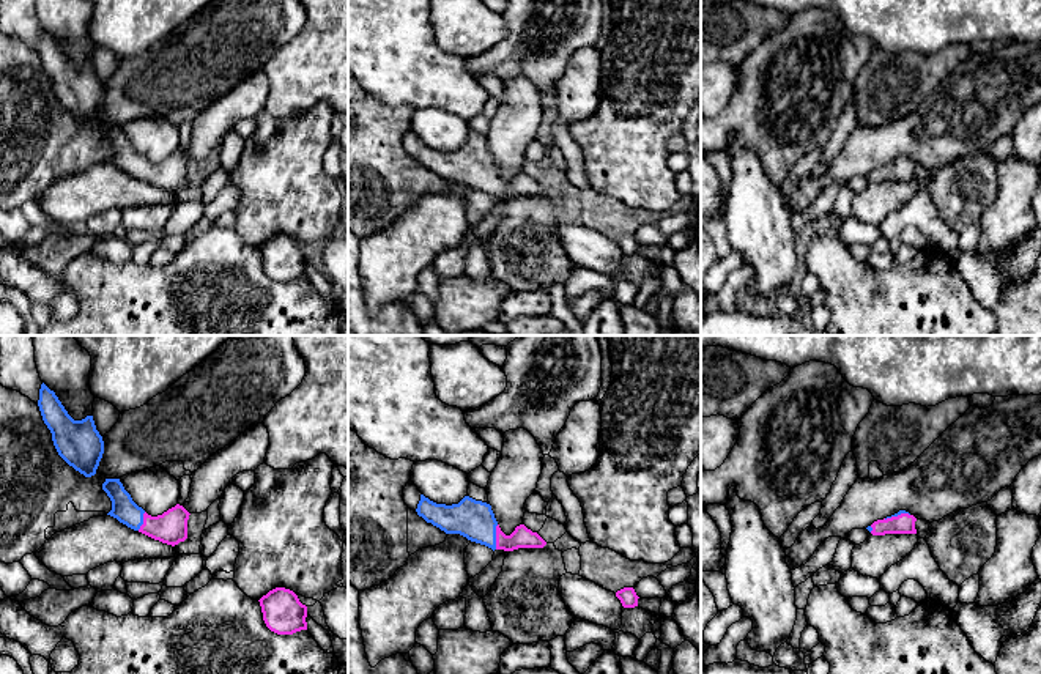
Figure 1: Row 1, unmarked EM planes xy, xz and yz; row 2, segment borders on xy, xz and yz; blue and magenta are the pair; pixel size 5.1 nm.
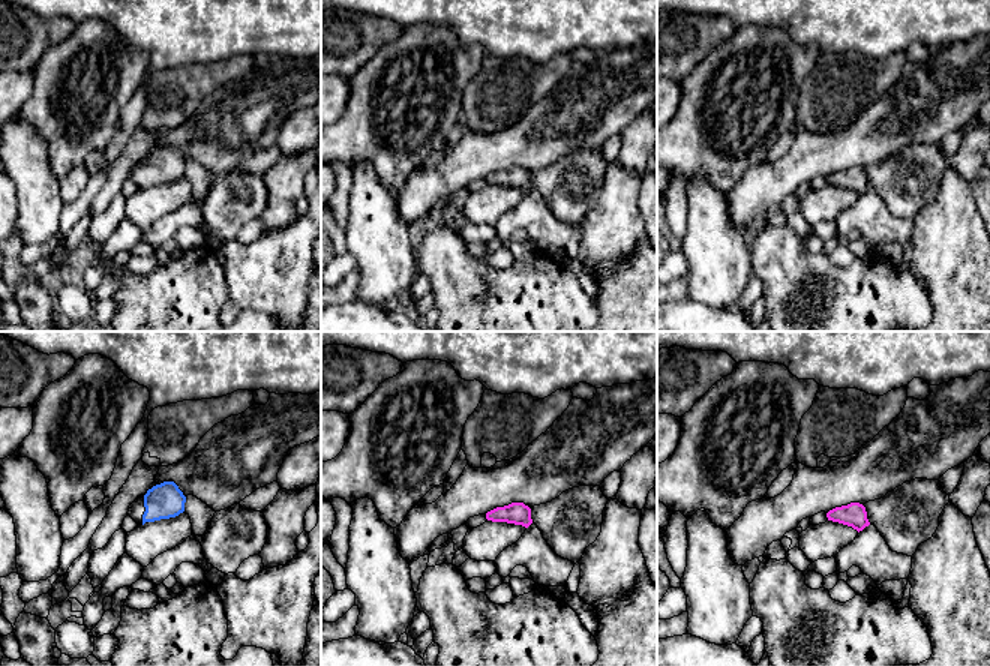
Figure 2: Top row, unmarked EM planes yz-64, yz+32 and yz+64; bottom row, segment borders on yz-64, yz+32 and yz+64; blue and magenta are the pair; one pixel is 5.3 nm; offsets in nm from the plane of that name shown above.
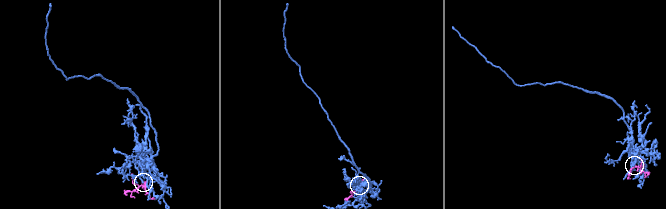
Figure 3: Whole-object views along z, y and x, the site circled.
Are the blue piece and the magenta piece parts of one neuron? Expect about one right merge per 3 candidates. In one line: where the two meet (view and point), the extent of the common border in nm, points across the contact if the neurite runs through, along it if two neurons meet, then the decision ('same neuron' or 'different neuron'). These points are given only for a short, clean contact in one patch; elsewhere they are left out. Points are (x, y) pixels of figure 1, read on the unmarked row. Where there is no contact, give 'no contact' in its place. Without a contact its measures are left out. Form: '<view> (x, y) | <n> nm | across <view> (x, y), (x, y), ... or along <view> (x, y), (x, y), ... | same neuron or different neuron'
xz (495, 185) | 130 nm | across xz (474, 167), (495, 185), (522, 185) | same neuron

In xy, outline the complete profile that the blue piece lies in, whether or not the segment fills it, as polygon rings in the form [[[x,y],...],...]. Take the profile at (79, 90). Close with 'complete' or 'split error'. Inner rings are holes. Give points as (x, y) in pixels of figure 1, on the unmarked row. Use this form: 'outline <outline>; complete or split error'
outline [[[44,30],[39,36],[38,54],[58,102],[85,124],[94,123],[104,101],[104,88],[93,63],[74,68]]]; complete

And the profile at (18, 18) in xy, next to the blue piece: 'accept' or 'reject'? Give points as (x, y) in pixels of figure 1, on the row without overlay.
reject

